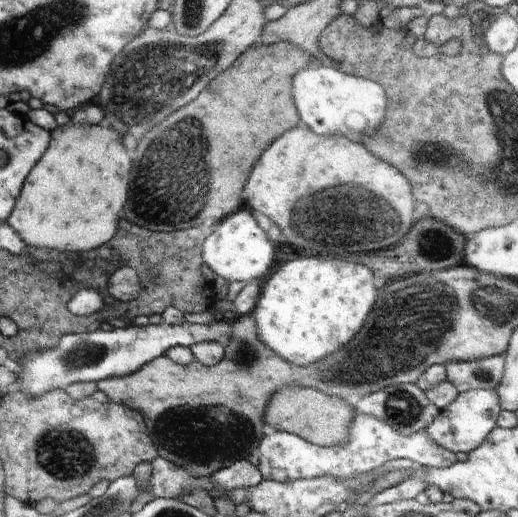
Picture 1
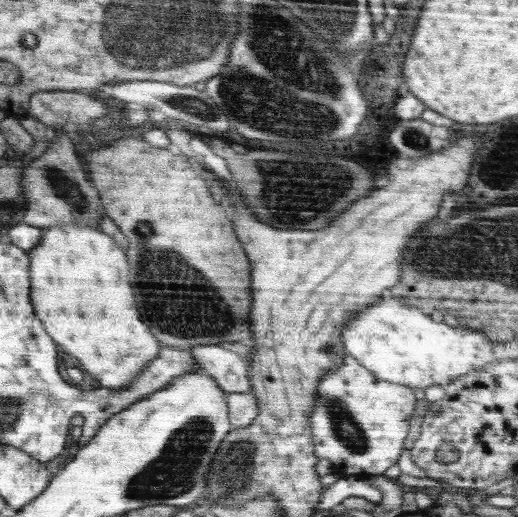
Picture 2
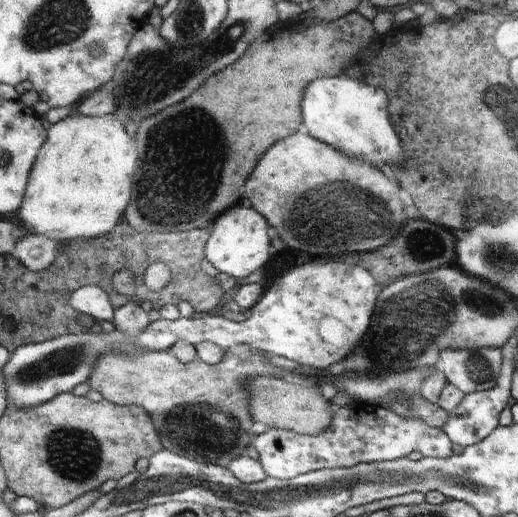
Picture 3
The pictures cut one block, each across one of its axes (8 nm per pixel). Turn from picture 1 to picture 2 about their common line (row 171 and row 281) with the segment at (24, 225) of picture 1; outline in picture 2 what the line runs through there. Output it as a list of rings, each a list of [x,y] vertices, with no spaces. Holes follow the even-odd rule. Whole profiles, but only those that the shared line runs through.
[[[26,222],[14,226],[10,230],[9,234],[10,242],[20,245],[20,248],[27,250],[32,255],[32,279],[33,290],[32,297],[35,304],[35,310],[37,316],[45,322],[48,332],[55,338],[56,343],[62,347],[64,352],[72,354],[76,359],[79,359],[81,364],[84,364],[84,368],[90,378],[90,385],[99,385],[104,388],[112,388],[112,390],[124,390],[128,388],[128,384],[136,380],[138,376],[143,374],[148,364],[152,360],[156,359],[158,352],[160,352],[160,342],[152,335],[152,332],[148,330],[148,326],[140,320],[140,314],[136,310],[136,302],[134,302],[133,289],[130,286],[130,280],[128,280],[128,262],[126,262],[126,256],[124,252],[118,248],[120,246],[112,236],[105,234],[100,228],[90,228],[88,224],[60,224],[52,228],[40,228],[39,226],[28,224]]]

